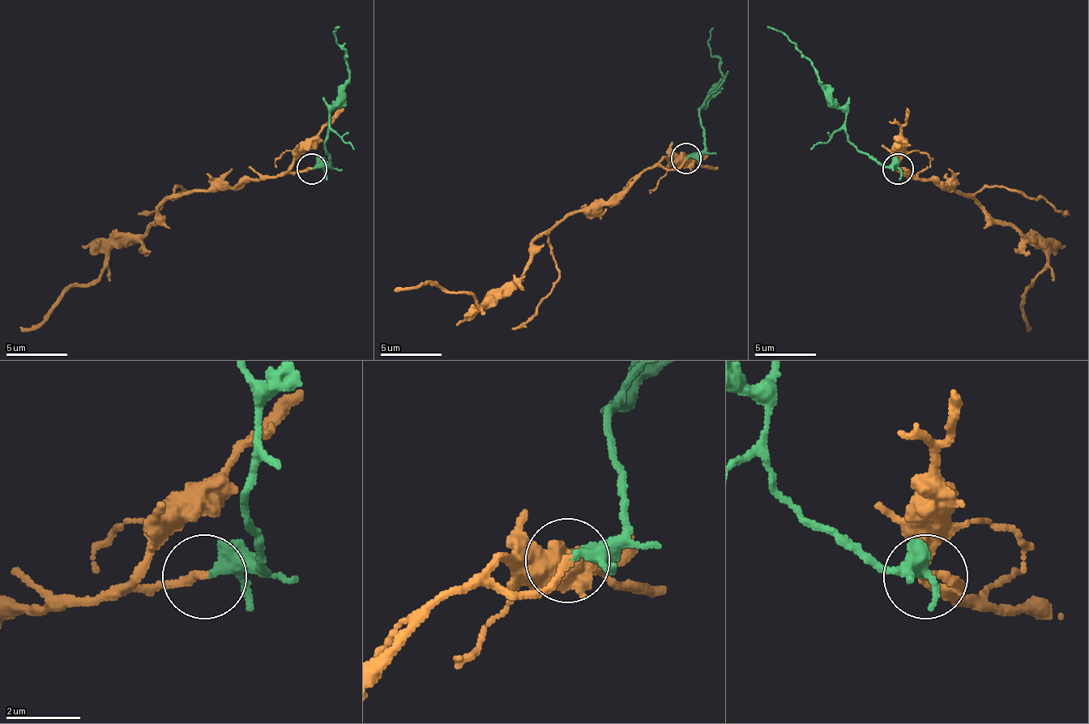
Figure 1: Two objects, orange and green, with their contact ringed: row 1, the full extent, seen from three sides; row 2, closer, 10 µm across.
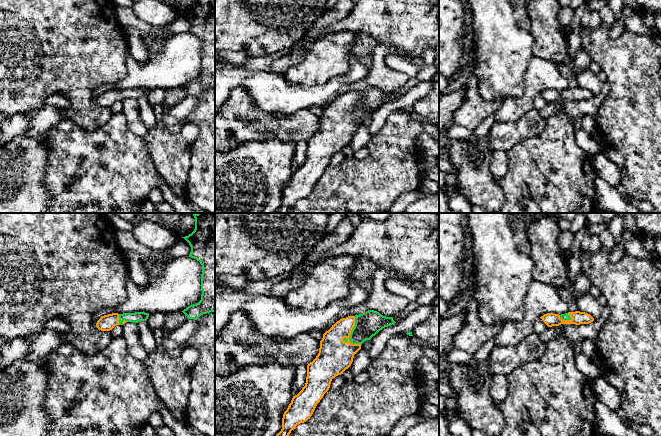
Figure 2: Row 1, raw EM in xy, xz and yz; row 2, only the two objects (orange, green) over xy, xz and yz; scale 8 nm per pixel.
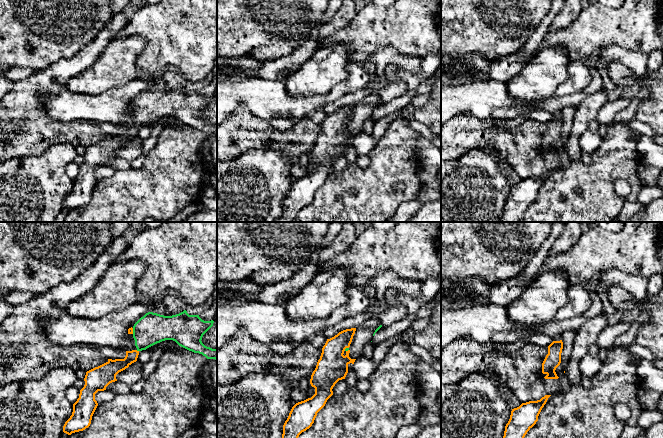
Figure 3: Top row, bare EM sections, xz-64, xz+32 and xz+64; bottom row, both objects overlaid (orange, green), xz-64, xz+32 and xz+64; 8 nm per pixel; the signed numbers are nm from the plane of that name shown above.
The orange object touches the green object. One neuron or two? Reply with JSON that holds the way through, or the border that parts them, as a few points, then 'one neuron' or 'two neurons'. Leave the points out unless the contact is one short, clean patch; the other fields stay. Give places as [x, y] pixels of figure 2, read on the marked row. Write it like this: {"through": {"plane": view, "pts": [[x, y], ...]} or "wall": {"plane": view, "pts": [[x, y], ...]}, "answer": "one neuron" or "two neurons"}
{"through": {"plane": "xz", "pts": [[335, 356], [350, 333], [368, 324]]}, "answer": "one neuron"}

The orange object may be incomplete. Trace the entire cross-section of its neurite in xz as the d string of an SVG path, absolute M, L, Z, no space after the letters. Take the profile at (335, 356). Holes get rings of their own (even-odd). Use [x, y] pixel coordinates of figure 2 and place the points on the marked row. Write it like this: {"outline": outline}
{"outline": "M368 310L332 325L323 334L318 355L307 365L305 386L293 396L283 414L282 429L276 436L289 436L298 424L306 422L329 390L332 379L351 366L361 344L395 323L393 317Z"}

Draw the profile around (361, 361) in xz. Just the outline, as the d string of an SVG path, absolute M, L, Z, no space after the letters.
M360 349L353 358L353 362L349 367L351 373L353 375L357 375L358 373L368 370L369 365L372 363L369 351L364 349Z

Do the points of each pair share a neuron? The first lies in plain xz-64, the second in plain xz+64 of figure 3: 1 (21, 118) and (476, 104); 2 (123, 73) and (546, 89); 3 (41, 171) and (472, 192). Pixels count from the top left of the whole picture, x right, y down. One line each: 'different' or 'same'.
1: different
2: same
3: same

